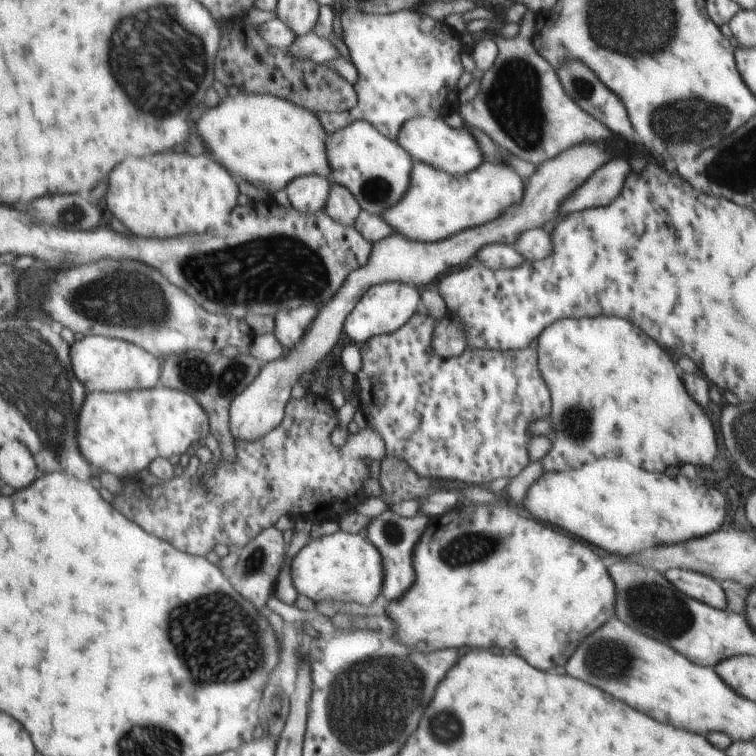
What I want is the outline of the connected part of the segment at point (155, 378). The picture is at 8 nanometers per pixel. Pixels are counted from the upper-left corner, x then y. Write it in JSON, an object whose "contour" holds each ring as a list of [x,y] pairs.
{"contour":[[[85,335],[85,338],[73,344],[70,349],[70,358],[74,374],[77,375],[86,392],[121,392],[144,391],[160,385],[160,360],[142,347],[129,344],[129,342],[116,337],[102,335]]]}

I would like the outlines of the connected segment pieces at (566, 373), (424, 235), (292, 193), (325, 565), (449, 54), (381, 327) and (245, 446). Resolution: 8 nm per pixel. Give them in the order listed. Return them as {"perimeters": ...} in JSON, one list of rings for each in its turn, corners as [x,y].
{"perimeters":[[[[566,318],[566,320],[558,319],[558,322],[549,324],[534,342],[537,350],[537,361],[539,362],[539,371],[548,387],[551,396],[551,409],[549,418],[552,419],[552,434],[548,437],[552,441],[552,449],[542,458],[542,464],[545,472],[566,472],[570,469],[576,469],[584,465],[586,458],[602,458],[608,454],[630,454],[630,458],[626,458],[628,462],[634,462],[634,466],[640,466],[648,472],[662,472],[668,466],[676,462],[690,462],[694,466],[708,466],[714,462],[716,454],[718,454],[718,438],[716,438],[716,430],[714,426],[710,426],[710,418],[700,410],[698,404],[694,404],[694,400],[686,394],[682,380],[678,380],[678,374],[674,370],[672,360],[668,358],[668,354],[662,354],[662,348],[648,338],[646,334],[642,334],[642,330],[638,330],[636,326],[630,326],[630,322],[620,320],[620,318]]],[[[413,160],[406,192],[398,203],[386,207],[381,217],[392,226],[393,234],[419,243],[435,243],[498,218],[521,199],[522,190],[524,182],[510,166],[482,163],[472,172],[457,177]]],[[[319,174],[292,179],[286,186],[290,204],[302,214],[322,211],[330,192],[330,180]]],[[[339,530],[334,534],[324,535],[315,540],[310,539],[307,544],[302,549],[300,549],[297,555],[293,557],[290,564],[290,578],[292,578],[292,584],[294,585],[294,588],[297,589],[297,594],[304,594],[304,596],[308,596],[308,598],[313,600],[315,603],[317,603],[319,600],[324,600],[324,602],[354,602],[354,604],[370,606],[382,588],[383,568],[381,560],[382,557],[378,552],[378,549],[367,539],[367,536],[363,532],[351,534]]],[[[355,4],[344,6],[340,14],[340,26],[342,26],[342,38],[348,48],[349,60],[358,71],[359,82],[353,84],[358,94],[358,104],[349,111],[331,113],[320,111],[317,114],[320,124],[329,134],[335,130],[344,128],[358,120],[369,122],[379,133],[386,135],[386,138],[395,139],[402,125],[416,117],[416,82],[426,80],[428,82],[428,114],[446,118],[460,108],[459,90],[456,86],[458,78],[464,68],[460,61],[460,54],[464,45],[461,43],[459,32],[449,21],[436,21],[430,16],[416,13],[410,9],[401,9],[388,14],[363,14],[356,10]]],[[[396,281],[380,283],[372,286],[354,306],[354,310],[347,314],[342,325],[342,332],[355,342],[363,344],[372,337],[385,335],[398,330],[412,318],[412,315],[422,308],[420,294],[414,285]]],[[[307,392],[305,397],[300,399],[290,397],[287,400],[282,422],[279,423],[277,427],[274,427],[270,432],[267,432],[265,435],[262,435],[261,438],[257,438],[254,441],[236,441],[235,444],[232,444],[232,454],[235,458],[235,461],[229,461],[225,459],[223,454],[220,452],[218,460],[216,462],[206,465],[200,464],[200,458],[190,458],[188,465],[183,468],[182,474],[180,476],[173,476],[167,481],[158,482],[158,484],[152,484],[152,486],[145,485],[142,481],[138,484],[138,490],[132,494],[132,484],[124,484],[120,493],[114,495],[114,506],[118,506],[118,510],[121,511],[123,515],[127,515],[131,520],[142,526],[142,530],[150,530],[154,536],[160,536],[164,538],[166,542],[170,542],[172,546],[176,546],[176,550],[182,550],[182,552],[188,552],[188,554],[194,554],[197,557],[204,557],[208,552],[212,552],[218,544],[222,546],[237,546],[239,548],[244,548],[253,540],[253,538],[265,528],[272,526],[276,521],[280,520],[283,517],[291,518],[304,518],[304,519],[314,519],[313,511],[320,512],[328,518],[331,518],[334,521],[339,522],[342,516],[346,513],[356,512],[356,508],[359,505],[359,502],[365,498],[365,493],[363,492],[362,482],[368,478],[370,466],[364,463],[364,459],[370,459],[371,461],[382,460],[385,457],[385,444],[384,440],[372,430],[370,427],[365,427],[359,430],[356,434],[349,433],[347,442],[342,447],[333,446],[330,441],[330,434],[334,430],[338,418],[337,409],[332,406],[329,400],[326,400],[321,395],[318,395],[313,392]]]]}

